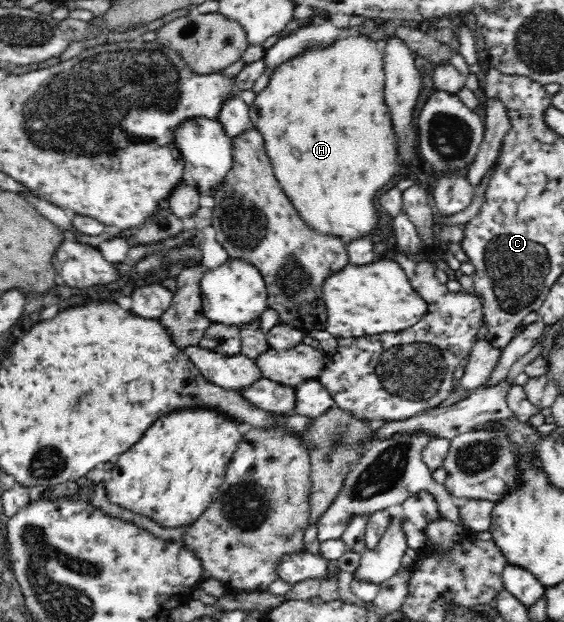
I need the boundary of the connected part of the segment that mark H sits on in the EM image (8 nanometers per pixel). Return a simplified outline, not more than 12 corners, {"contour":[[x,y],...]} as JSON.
{"contour":[[355,33],[248,105],[303,223],[347,243],[399,164],[383,54]]}

